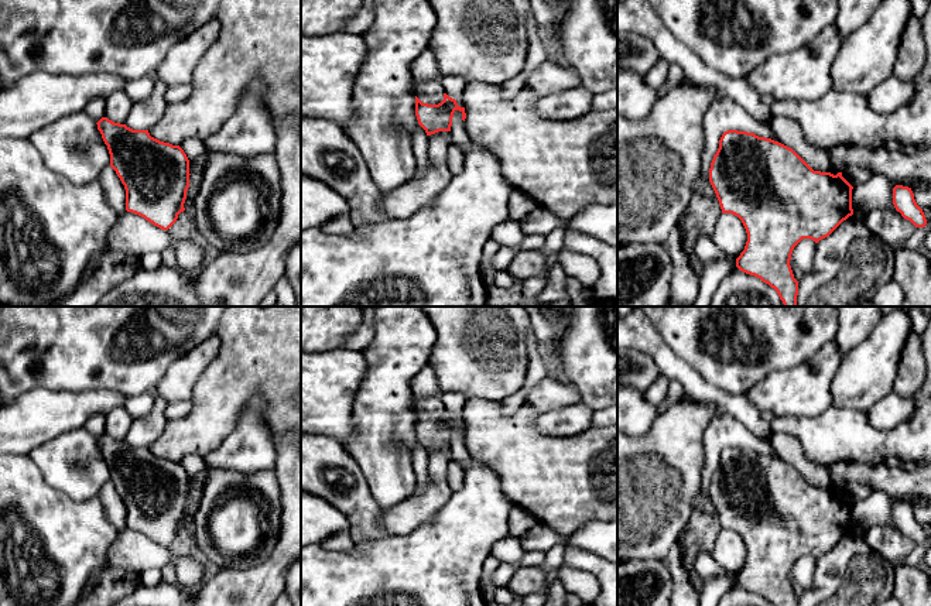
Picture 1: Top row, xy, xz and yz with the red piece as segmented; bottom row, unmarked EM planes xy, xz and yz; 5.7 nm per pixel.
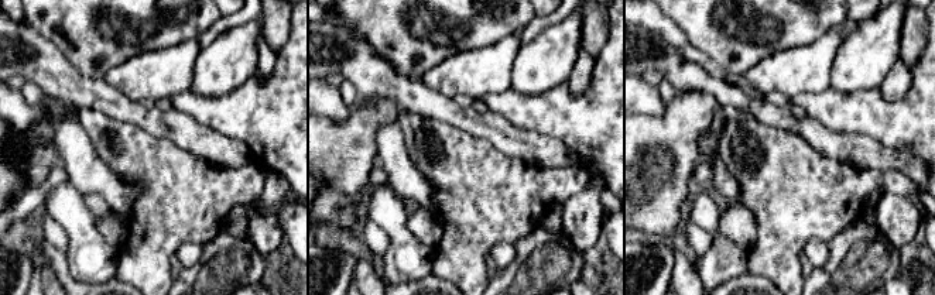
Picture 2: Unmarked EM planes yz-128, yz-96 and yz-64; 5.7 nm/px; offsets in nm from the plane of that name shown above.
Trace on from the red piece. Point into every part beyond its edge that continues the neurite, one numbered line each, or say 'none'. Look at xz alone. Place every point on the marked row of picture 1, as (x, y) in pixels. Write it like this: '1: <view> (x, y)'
1: xz (431, 92)

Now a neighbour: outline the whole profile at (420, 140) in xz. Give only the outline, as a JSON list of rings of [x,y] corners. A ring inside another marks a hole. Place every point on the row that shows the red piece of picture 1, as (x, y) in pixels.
[[[420,124],[413,130],[413,148],[415,160],[415,172],[410,181],[421,178],[428,165],[428,136]]]

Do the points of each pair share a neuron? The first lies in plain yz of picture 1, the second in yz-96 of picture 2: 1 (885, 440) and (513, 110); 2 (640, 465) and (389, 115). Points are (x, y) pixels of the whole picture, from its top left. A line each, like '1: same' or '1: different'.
1: same
2: same

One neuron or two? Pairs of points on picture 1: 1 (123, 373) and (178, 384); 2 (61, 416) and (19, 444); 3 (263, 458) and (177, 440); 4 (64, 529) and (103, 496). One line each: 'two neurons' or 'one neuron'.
1: two neurons
2: one neuron
3: two neurons
4: two neurons

